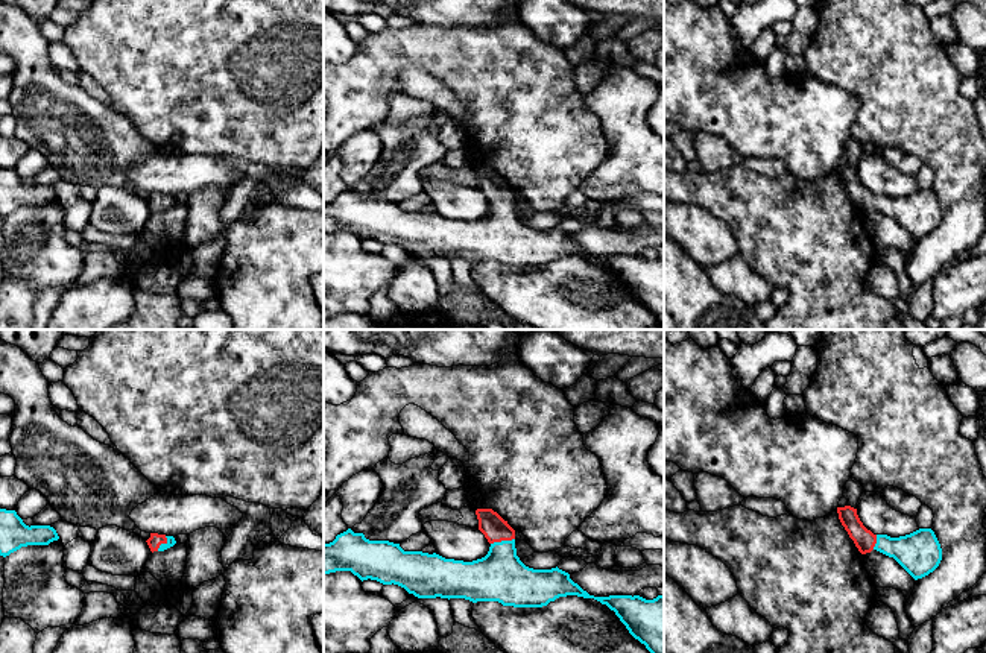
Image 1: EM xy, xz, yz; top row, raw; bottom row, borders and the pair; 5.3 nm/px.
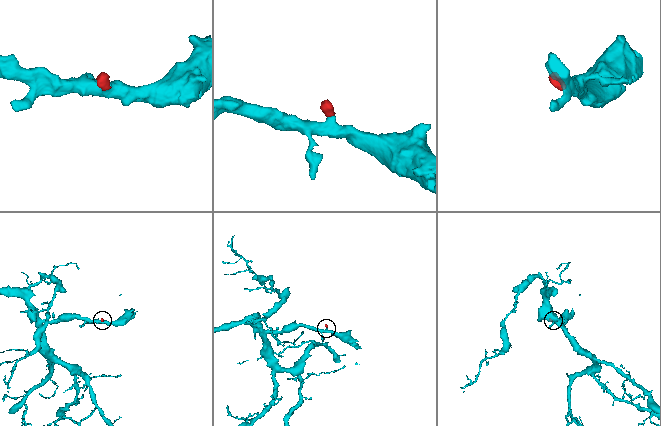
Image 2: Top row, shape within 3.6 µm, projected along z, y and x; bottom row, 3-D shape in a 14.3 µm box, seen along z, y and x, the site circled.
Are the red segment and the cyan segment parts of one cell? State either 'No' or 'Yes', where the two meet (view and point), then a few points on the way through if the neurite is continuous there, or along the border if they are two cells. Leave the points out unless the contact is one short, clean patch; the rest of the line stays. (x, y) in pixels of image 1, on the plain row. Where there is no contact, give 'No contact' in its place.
Yes. Touches red at xz (502, 199). Path across: xz (491, 184), (502, 199), (500, 236)

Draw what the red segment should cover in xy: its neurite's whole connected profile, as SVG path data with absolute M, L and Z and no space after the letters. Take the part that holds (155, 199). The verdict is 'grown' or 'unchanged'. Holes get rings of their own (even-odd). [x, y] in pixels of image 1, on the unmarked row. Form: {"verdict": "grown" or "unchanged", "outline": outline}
{"verdict": "grown", "outline": "M150 193L150 197L146 200L150 211L164 211L176 203L173 196Z"}

